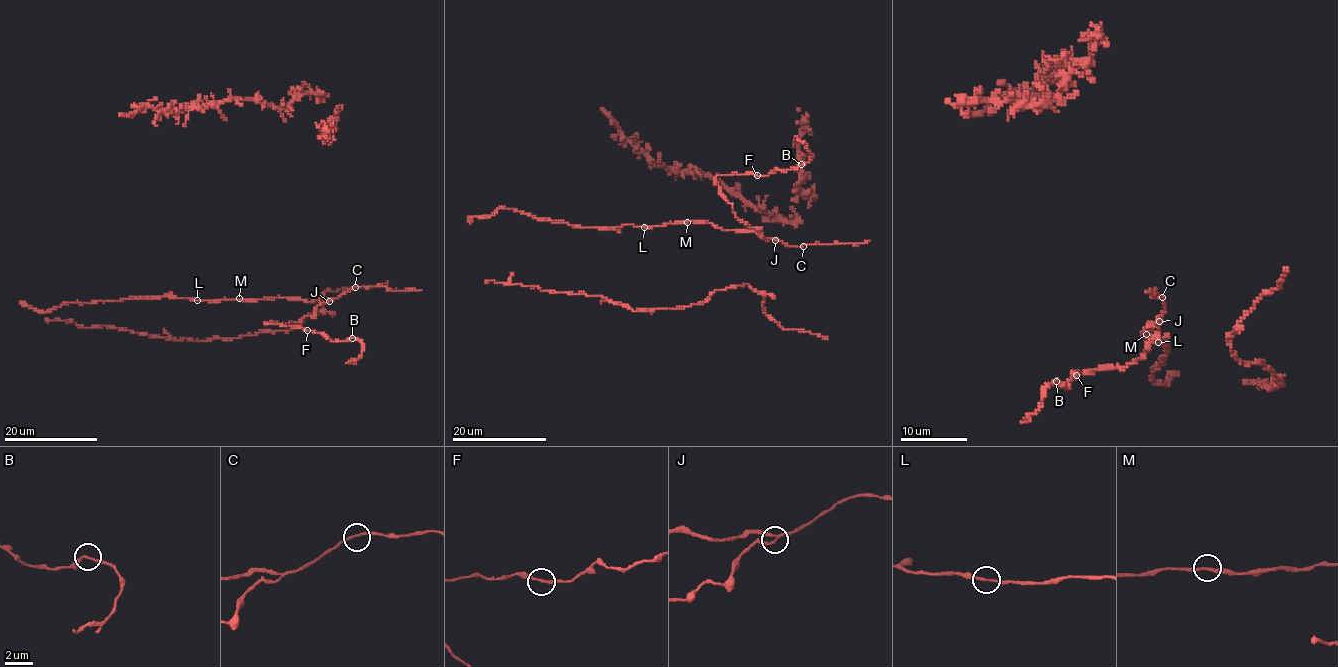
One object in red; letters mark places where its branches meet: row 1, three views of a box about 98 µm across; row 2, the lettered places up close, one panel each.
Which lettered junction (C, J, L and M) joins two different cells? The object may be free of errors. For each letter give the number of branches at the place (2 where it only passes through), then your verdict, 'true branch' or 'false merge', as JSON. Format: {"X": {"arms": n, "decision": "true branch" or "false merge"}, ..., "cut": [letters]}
{"C": {"arms": 2, "decision": "true branch"}, "J": {"arms": 2, "decision": "false merge"}, "L": {"arms": 2, "decision": "true branch"}, "M": {"arms": 2, "decision": "true branch"}, "cut": ["J"]}

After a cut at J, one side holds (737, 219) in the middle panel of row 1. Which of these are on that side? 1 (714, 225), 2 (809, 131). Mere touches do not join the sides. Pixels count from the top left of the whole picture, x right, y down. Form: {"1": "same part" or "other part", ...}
{"1": "other part", "2": "other part"}

